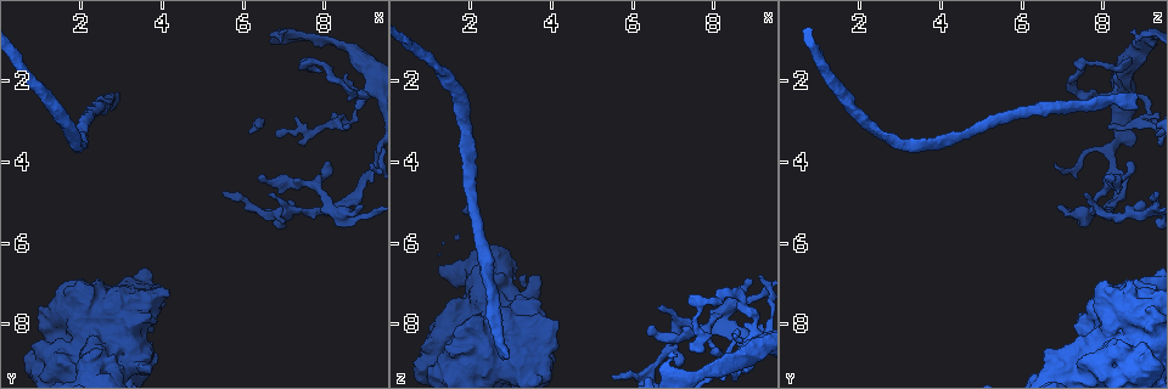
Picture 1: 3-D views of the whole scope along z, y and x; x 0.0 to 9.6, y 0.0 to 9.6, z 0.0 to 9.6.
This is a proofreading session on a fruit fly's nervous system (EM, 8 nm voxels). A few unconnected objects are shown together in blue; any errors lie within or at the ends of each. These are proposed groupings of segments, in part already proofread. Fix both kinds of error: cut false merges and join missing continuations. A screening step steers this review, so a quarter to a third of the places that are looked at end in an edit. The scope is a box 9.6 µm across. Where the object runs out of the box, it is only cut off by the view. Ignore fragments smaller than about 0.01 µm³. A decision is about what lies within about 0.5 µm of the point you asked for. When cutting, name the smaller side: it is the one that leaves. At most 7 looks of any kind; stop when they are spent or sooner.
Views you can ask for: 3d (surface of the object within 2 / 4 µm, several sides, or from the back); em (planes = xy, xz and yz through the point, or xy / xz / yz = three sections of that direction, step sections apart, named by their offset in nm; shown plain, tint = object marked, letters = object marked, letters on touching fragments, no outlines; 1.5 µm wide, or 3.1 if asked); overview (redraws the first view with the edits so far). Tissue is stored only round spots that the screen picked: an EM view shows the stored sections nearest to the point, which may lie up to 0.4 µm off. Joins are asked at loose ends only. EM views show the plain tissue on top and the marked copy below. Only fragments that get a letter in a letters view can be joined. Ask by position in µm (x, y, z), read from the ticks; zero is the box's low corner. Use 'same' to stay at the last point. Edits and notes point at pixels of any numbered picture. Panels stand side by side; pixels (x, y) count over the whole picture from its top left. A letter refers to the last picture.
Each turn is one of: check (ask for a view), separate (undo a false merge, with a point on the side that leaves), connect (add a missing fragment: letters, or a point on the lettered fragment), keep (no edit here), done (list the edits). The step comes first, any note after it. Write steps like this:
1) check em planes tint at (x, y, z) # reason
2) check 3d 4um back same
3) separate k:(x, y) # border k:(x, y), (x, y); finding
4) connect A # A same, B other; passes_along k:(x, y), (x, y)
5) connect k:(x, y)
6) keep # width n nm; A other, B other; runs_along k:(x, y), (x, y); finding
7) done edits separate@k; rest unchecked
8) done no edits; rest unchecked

check 3d 4um at (9.15, 2.25, 8.30) # four-way junction

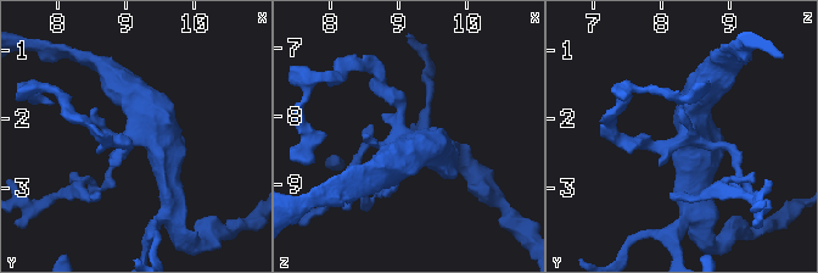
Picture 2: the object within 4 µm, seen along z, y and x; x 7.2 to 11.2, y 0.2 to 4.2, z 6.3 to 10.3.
check em planes tint at (9.15, 2.30, 8.35)

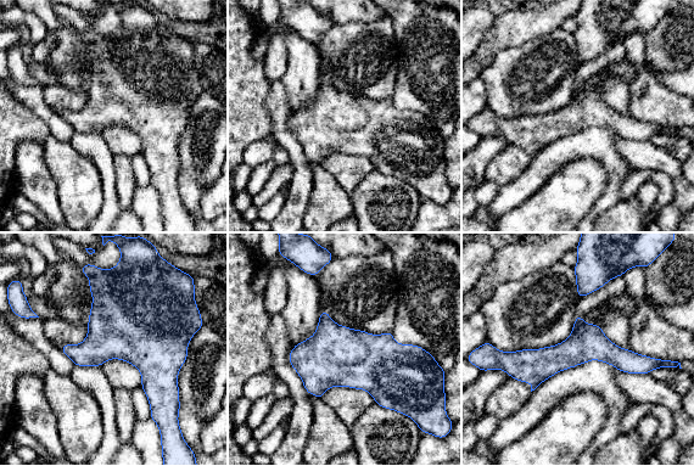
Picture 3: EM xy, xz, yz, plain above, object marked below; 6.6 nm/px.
check em planes letters same # what lies round it

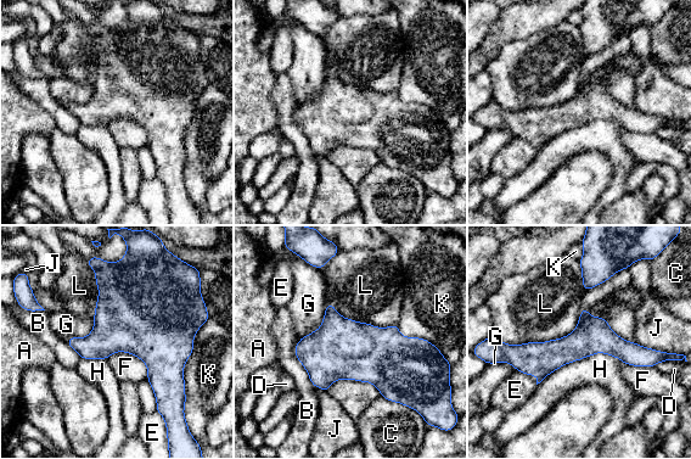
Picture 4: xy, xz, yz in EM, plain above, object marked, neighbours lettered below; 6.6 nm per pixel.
keep # width 240 nm; longest_contact H 600 nm; A other, B other, C other, D other, E other, F other, G other, H other, J other, K other, L other; all the same neuron

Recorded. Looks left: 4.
check 3d 2um at (7.05, 0.80, 8.80) # branch stops here

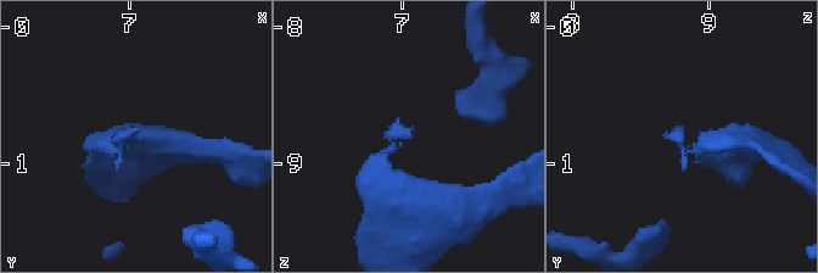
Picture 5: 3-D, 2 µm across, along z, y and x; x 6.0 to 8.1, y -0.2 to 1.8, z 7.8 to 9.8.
check em planes letters at (7.08, 0.76, 8.82) # shape alone is not enough

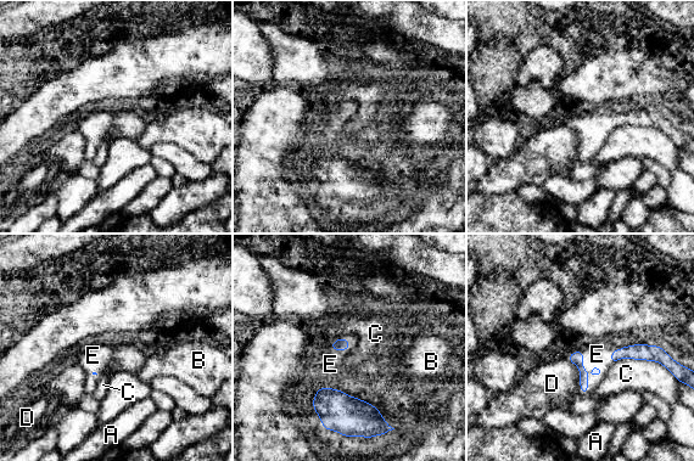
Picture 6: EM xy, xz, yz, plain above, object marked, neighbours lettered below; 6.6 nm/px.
connect E # A other, B other, C other, D other, E same; passes_along 6:(576, 358), (586, 371), (597, 354); it goes on there

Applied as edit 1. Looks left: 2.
done edits connect@6; rest unchecked

